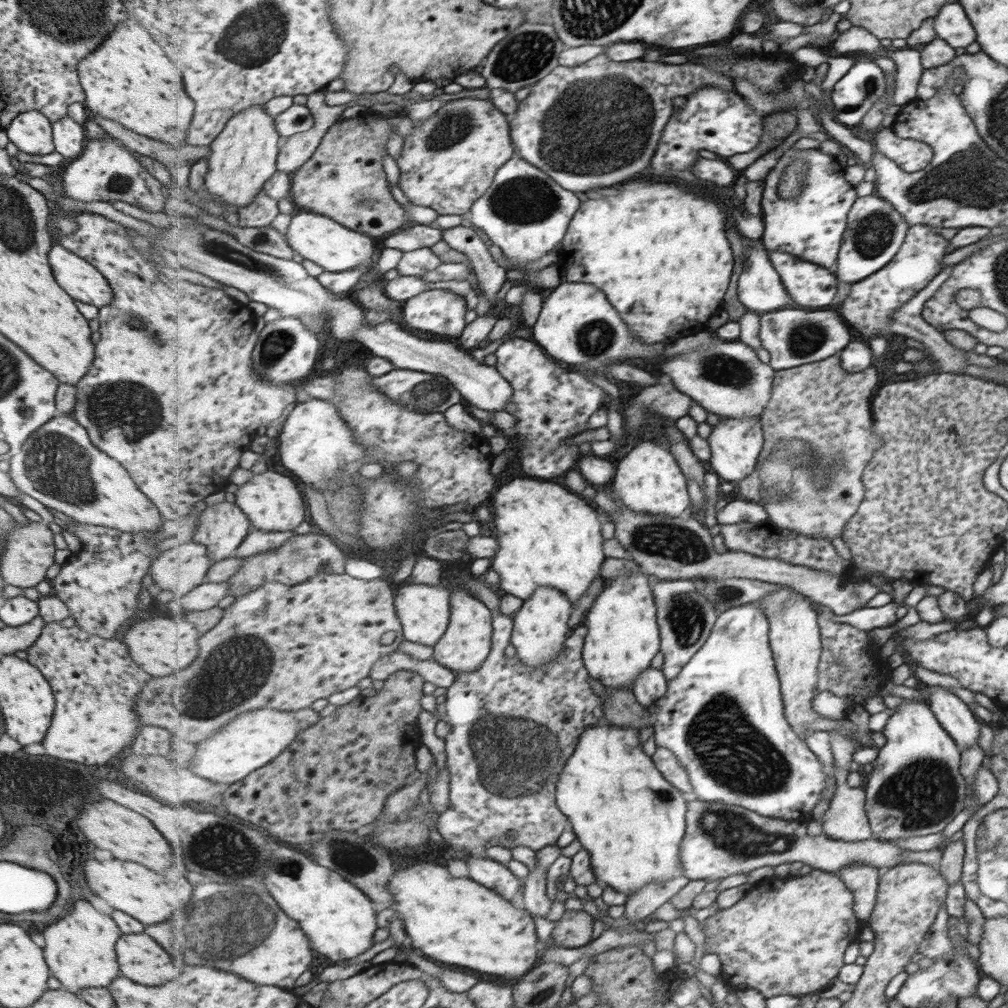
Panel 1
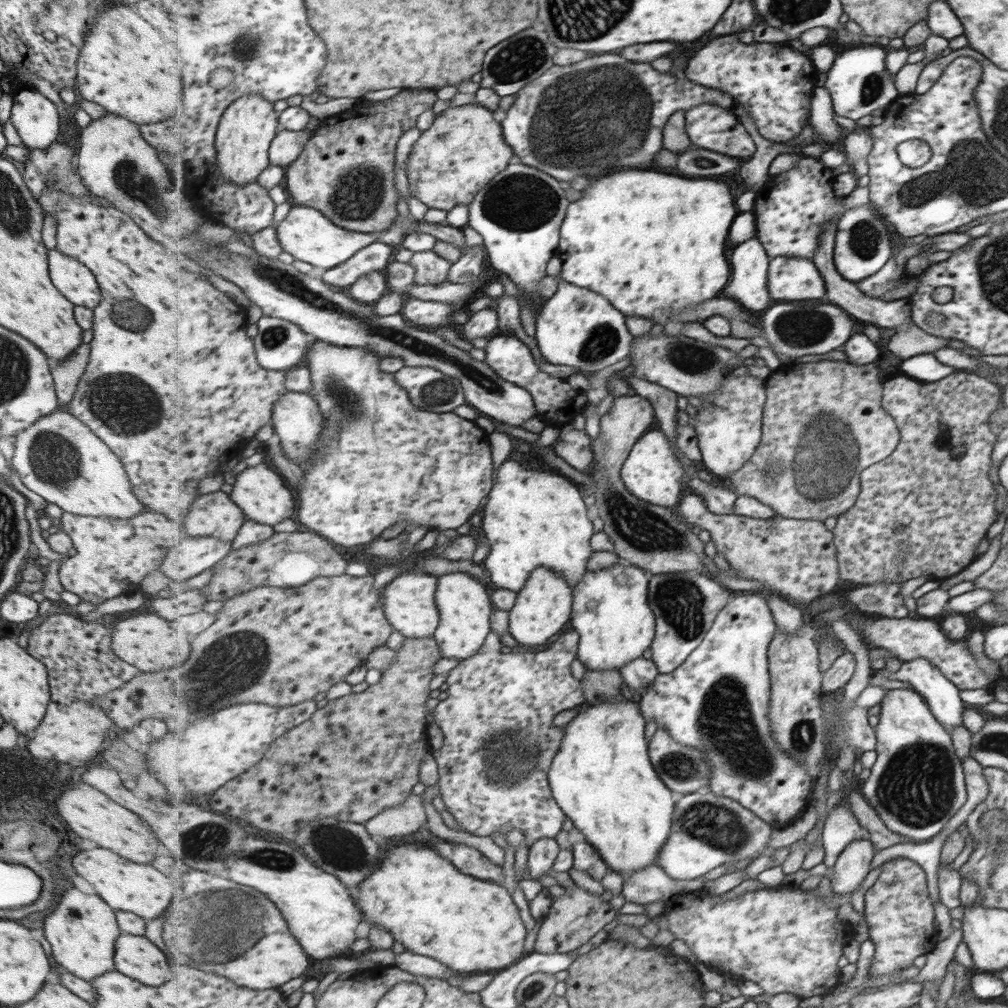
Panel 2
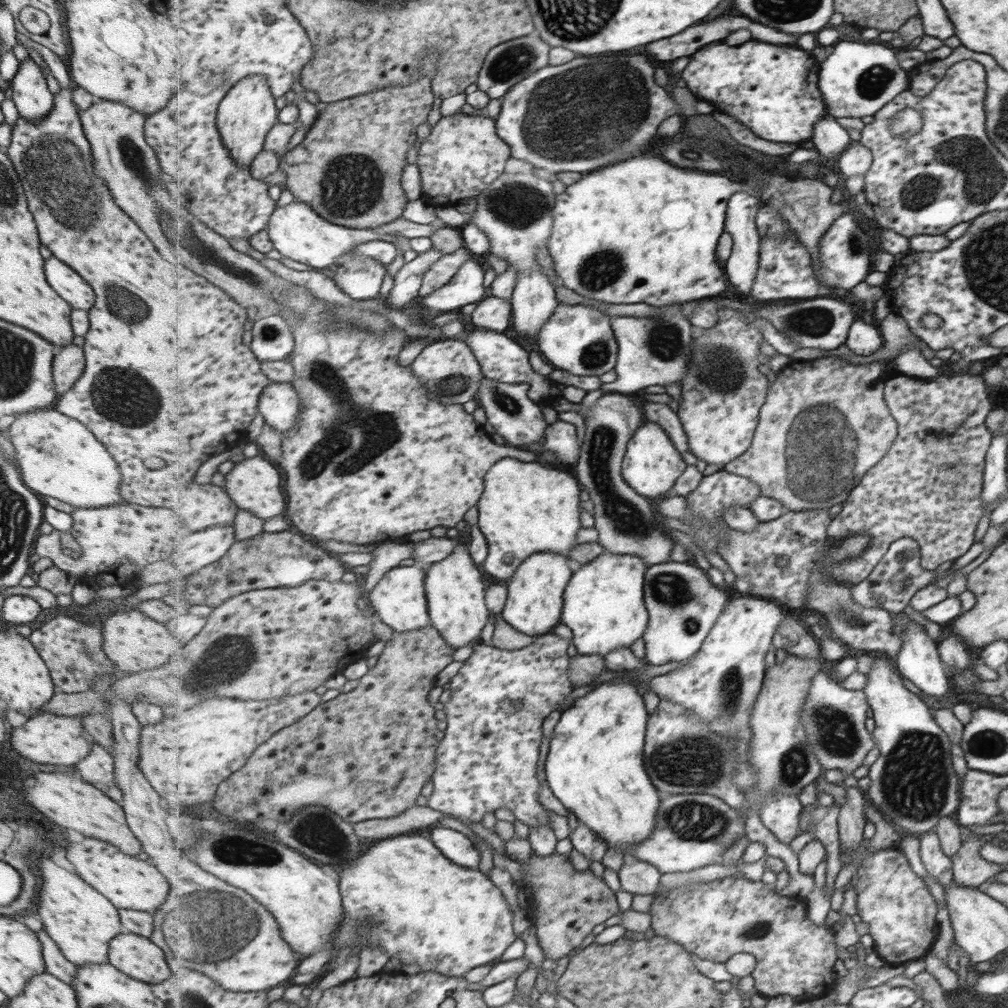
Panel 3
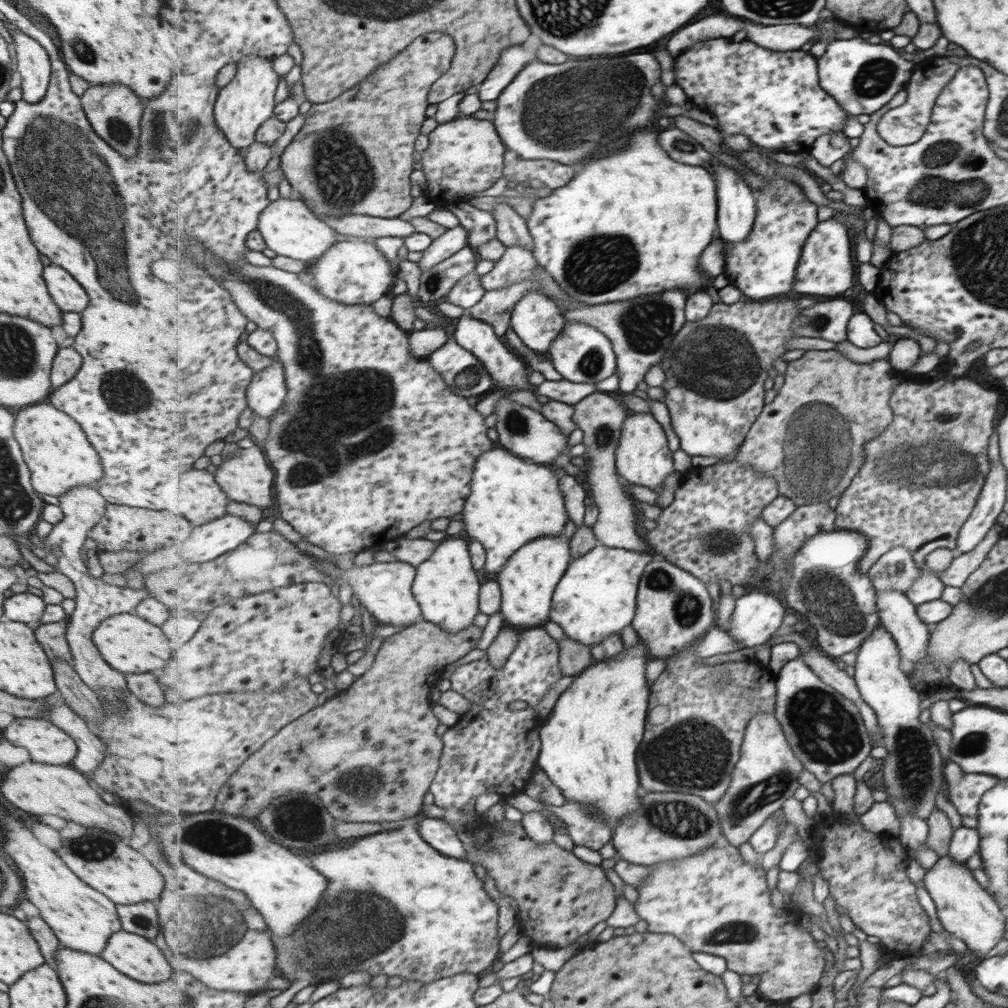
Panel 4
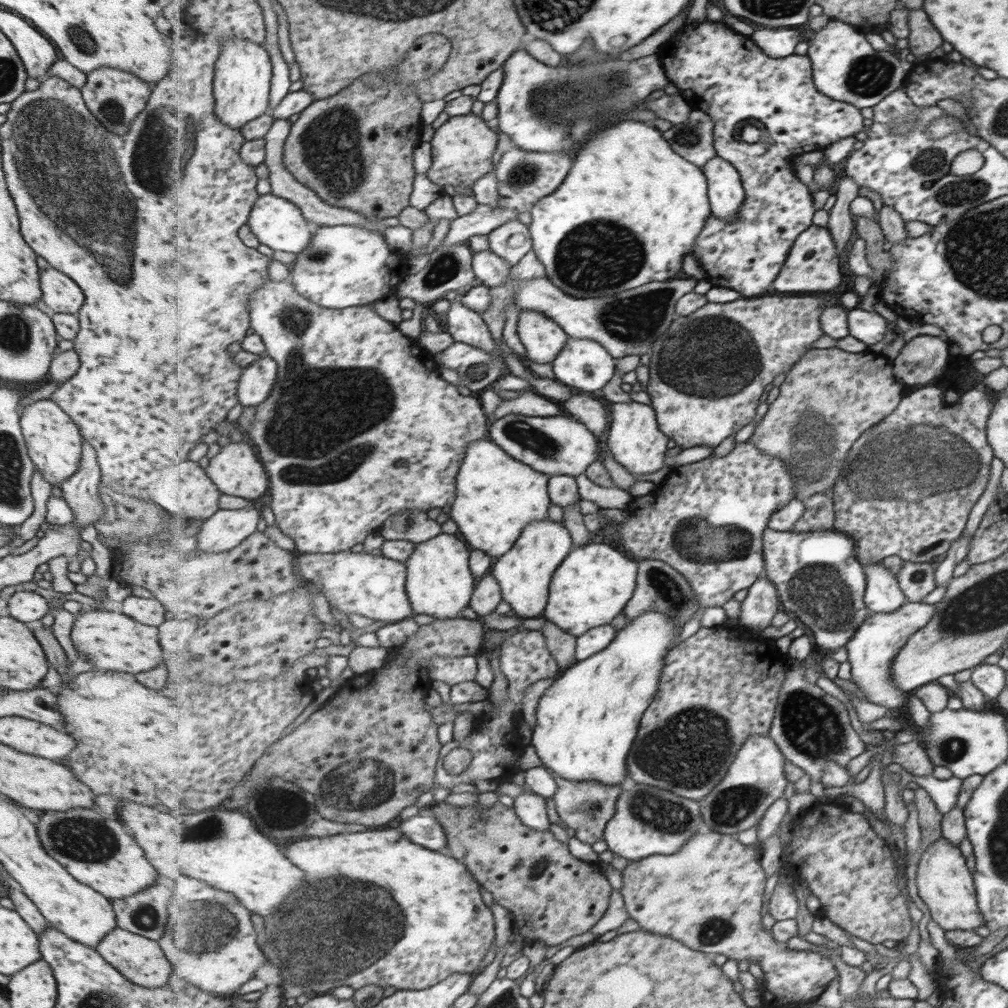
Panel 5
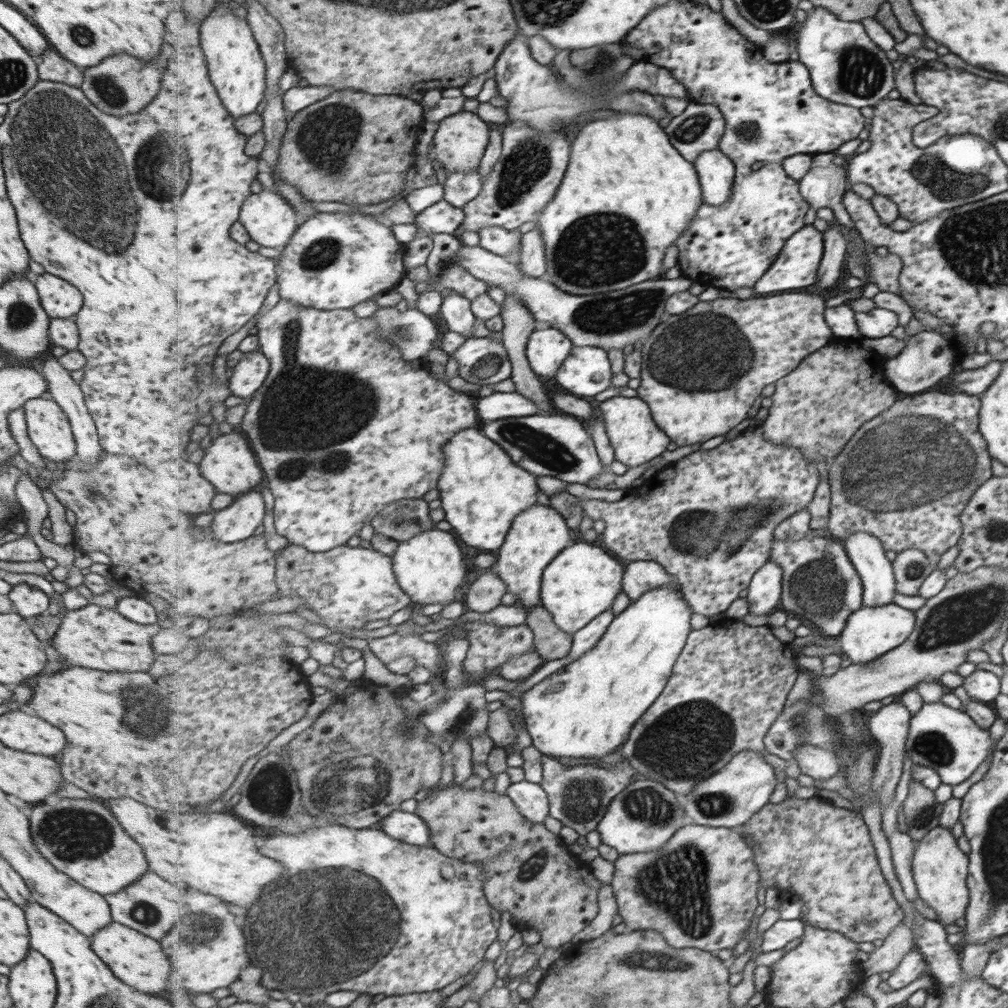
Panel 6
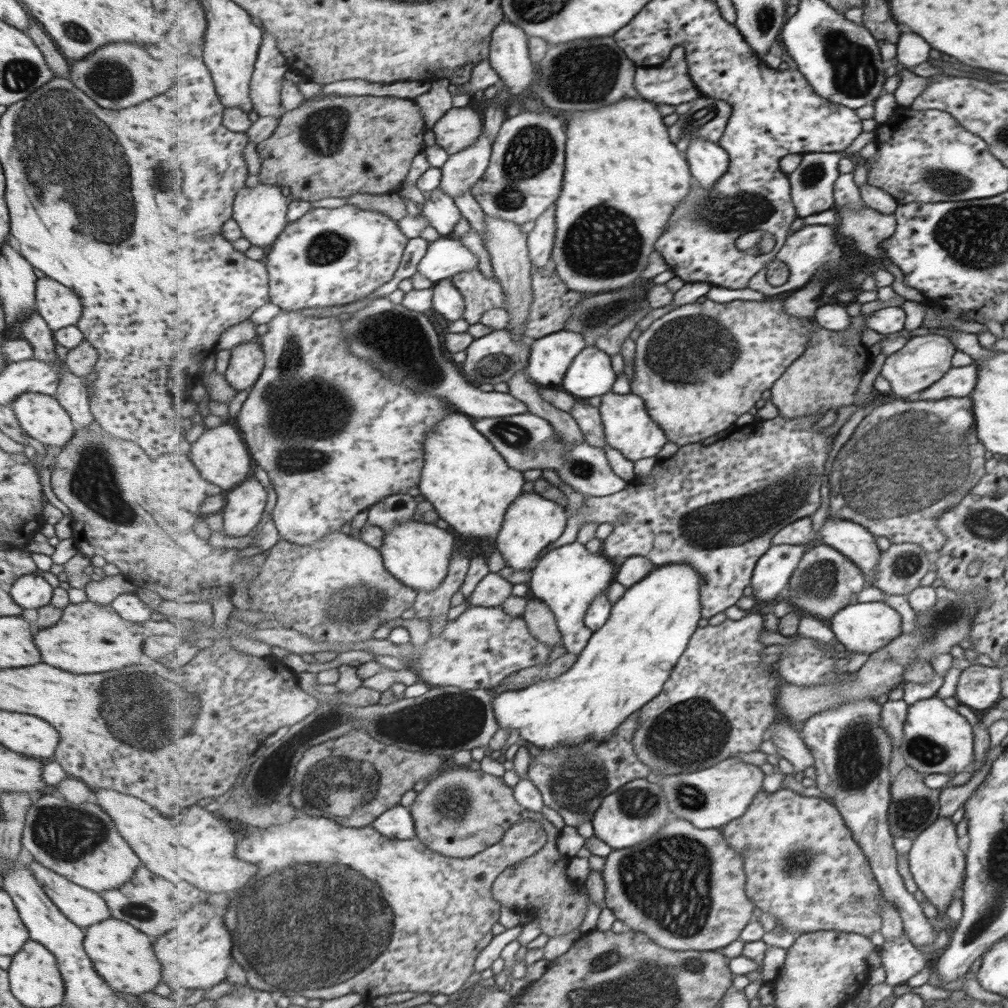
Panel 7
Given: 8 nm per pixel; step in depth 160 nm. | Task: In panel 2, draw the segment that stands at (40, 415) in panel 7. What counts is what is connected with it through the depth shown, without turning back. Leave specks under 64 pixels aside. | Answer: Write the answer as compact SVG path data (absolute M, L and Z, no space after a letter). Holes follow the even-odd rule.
M67 412L41 416L24 431L17 433L13 456L13 471L25 488L35 492L47 503L56 504L64 513L79 516L104 516L111 519L131 519L145 506L133 498L121 462L107 446Z

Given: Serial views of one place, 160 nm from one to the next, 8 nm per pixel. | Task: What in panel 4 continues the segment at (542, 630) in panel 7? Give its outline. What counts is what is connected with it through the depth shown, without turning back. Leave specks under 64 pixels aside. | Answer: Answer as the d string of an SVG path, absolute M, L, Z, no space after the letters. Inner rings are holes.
M565 637L559 642L560 666L565 676L575 677L587 667L597 662L592 655L592 647Z

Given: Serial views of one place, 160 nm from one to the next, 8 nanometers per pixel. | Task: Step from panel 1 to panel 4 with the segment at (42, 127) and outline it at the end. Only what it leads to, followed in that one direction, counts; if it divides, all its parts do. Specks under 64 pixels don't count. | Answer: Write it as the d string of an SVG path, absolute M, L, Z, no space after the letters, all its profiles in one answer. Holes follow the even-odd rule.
M11 23L4 24L12 44L13 61L16 71L21 76L21 99L26 103L36 103L42 99L48 87L50 77L49 55L46 50L30 36L24 35L21 29Z

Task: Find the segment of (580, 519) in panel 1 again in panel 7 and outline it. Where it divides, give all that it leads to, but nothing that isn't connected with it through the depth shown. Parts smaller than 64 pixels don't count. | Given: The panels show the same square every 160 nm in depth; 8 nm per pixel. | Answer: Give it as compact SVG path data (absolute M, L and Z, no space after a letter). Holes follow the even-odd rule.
M453 414L437 424L437 432L433 432L433 436L429 436L429 444L425 444L425 480L421 480L419 490L433 504L438 516L460 534L467 538L496 539L509 508L524 494L525 478L523 471L509 465L492 441L475 430L473 424L474 419L465 414Z

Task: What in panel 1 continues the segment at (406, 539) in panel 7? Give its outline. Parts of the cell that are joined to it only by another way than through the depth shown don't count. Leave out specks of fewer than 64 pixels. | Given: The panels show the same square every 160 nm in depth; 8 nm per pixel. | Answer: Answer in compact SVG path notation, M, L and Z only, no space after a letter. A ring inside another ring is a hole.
M448 583L452 601L452 619L443 638L436 644L433 657L456 674L470 673L483 667L492 651L494 622L493 610L469 589Z

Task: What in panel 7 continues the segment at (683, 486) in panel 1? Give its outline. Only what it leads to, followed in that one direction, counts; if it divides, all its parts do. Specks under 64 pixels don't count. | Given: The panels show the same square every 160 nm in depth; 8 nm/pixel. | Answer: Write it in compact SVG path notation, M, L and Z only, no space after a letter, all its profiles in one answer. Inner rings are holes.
M611 391L603 395L600 412L605 425L608 445L620 450L629 460L637 462L643 458L657 456L661 448L670 442L664 429L649 415L648 408L641 396L633 392L617 394Z

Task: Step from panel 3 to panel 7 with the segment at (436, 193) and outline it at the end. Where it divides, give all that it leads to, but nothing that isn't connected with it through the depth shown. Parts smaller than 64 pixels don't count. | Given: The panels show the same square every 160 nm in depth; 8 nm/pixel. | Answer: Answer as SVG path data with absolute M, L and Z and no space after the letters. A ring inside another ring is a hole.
M453 107L431 130L436 136L436 145L452 155L479 142L484 132L484 118L481 118L473 108Z

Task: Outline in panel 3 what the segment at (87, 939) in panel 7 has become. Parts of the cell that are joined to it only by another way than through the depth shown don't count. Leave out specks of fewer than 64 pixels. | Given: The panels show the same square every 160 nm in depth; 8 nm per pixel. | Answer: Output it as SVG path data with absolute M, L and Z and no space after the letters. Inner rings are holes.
M117 934L108 948L107 963L129 978L157 984L170 975L163 952L143 936Z

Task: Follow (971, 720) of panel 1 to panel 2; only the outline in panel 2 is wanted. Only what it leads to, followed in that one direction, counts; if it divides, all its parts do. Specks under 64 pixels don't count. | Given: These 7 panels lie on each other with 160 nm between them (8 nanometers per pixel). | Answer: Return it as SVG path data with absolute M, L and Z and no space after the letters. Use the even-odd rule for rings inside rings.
M913 659L902 661L897 672L887 672L885 668L870 670L870 674L879 673L889 680L901 680L908 682L911 689L921 694L921 698L926 700L928 708L933 713L935 719L940 722L945 729L950 730L953 727L959 727L961 723L961 711L967 707L958 697L959 688L952 683L940 669L935 668L927 659Z

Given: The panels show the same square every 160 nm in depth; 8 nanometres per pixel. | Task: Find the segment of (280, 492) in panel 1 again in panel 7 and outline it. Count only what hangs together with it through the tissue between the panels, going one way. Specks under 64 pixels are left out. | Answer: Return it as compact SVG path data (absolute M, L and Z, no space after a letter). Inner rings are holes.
M221 424L210 429L194 429L187 454L191 454L191 460L197 464L201 476L205 476L209 483L219 486L223 492L228 492L241 486L254 469L251 466L255 460L251 458L249 451L241 434L237 432L237 428L233 428L229 424Z

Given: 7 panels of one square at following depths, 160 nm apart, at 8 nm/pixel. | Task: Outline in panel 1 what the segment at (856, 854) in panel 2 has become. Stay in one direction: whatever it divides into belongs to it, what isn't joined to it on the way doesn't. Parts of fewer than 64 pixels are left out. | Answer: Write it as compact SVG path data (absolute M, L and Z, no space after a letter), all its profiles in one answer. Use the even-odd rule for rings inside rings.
M855 864L852 867L845 867L836 872L839 881L843 882L849 893L853 893L854 909L856 915L861 917L863 924L867 924L877 898L877 869L865 864Z

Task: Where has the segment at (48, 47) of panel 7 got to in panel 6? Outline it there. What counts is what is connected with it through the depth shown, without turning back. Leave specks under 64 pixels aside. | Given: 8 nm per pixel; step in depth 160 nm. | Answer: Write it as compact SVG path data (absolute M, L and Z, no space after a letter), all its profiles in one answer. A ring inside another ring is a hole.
M44 48L36 63L38 77L45 81L59 82L78 87L82 83L82 73L77 67L53 48Z

